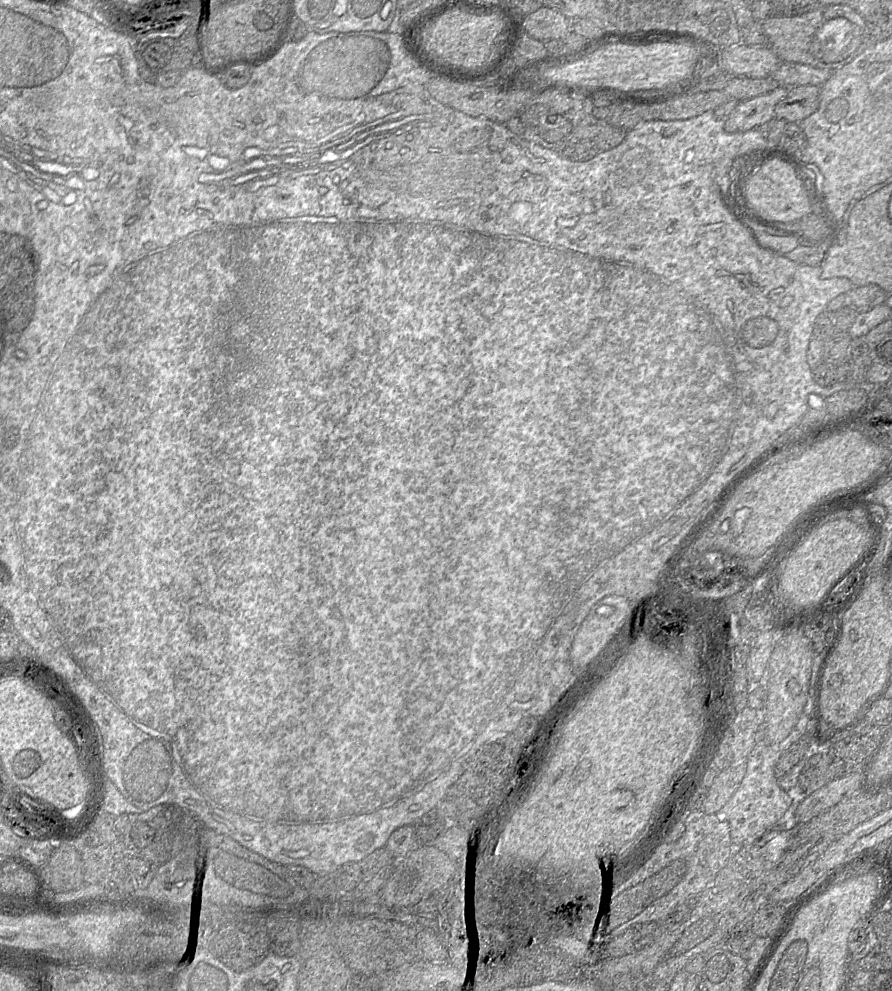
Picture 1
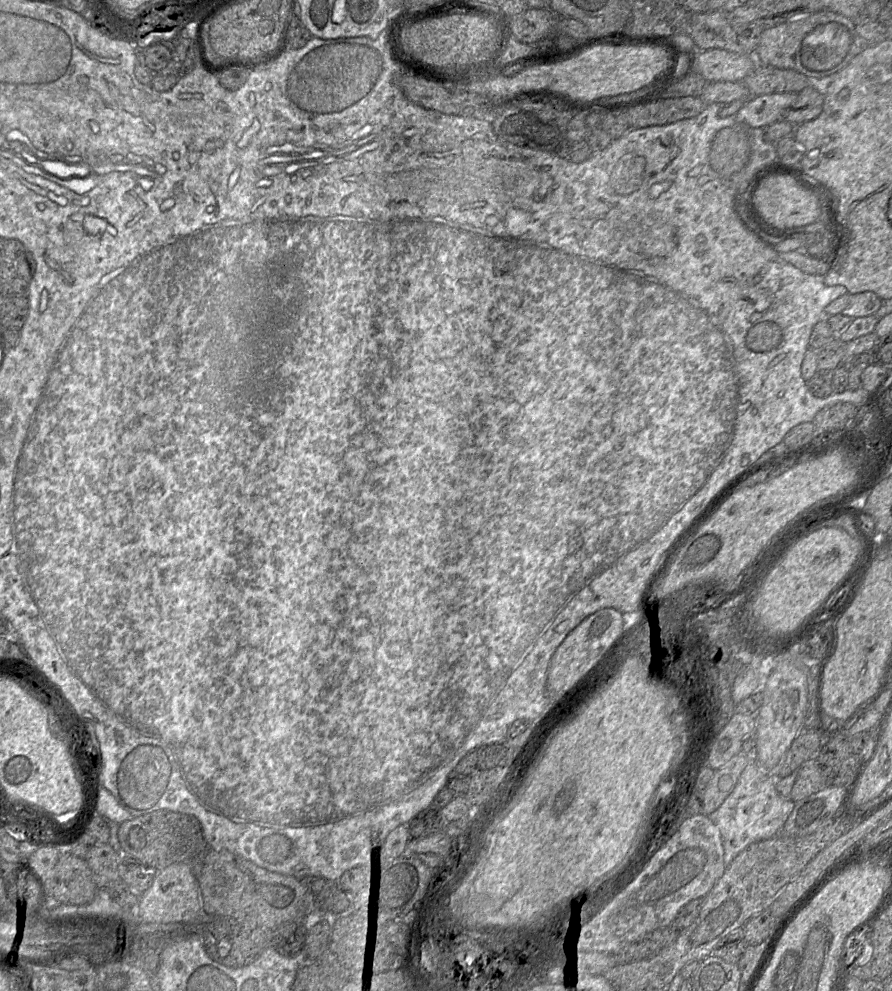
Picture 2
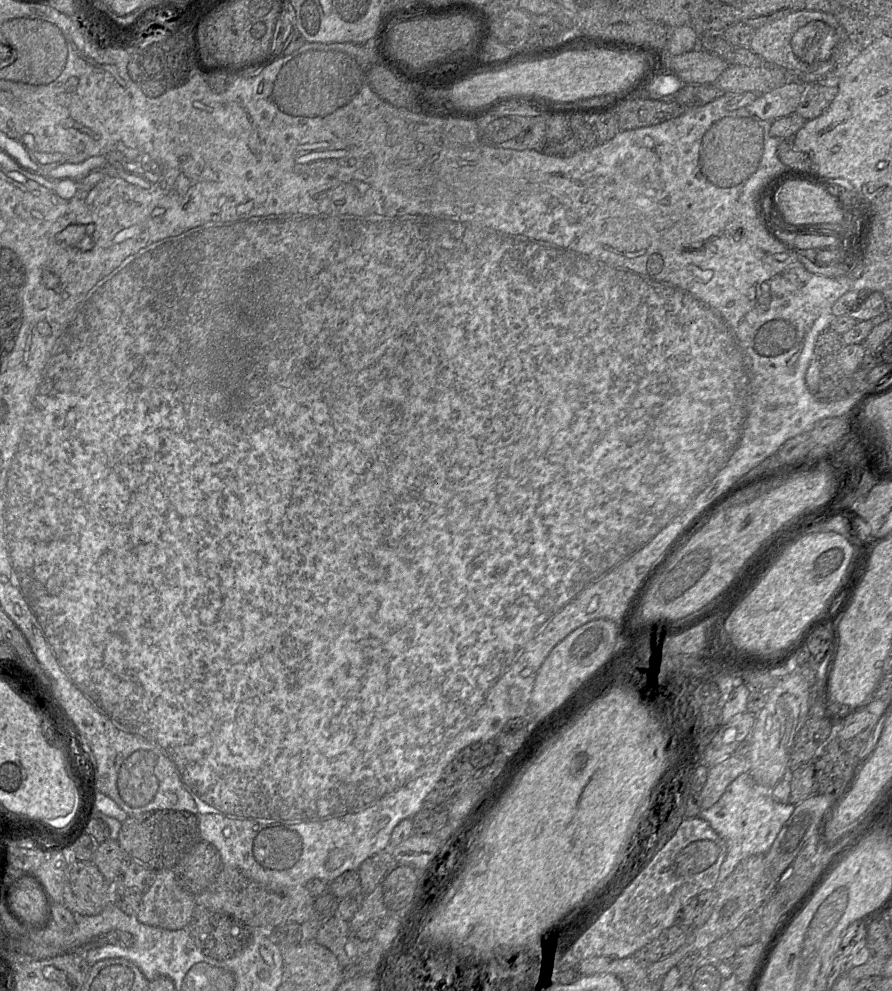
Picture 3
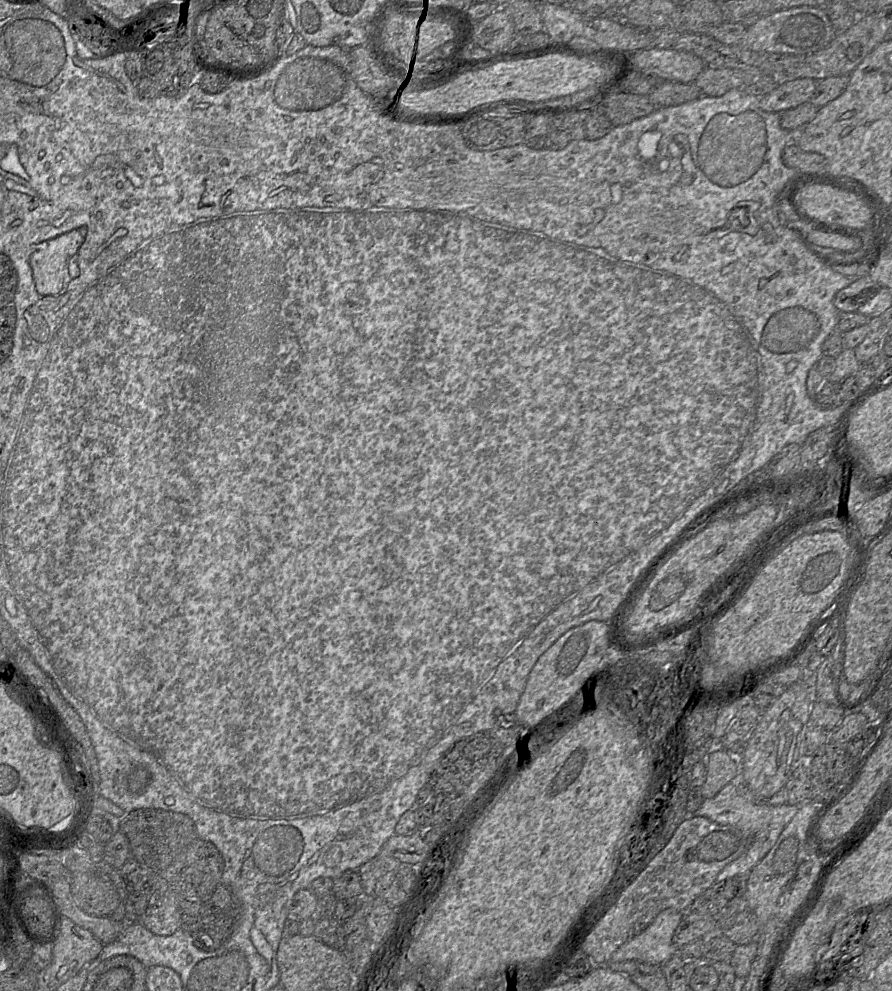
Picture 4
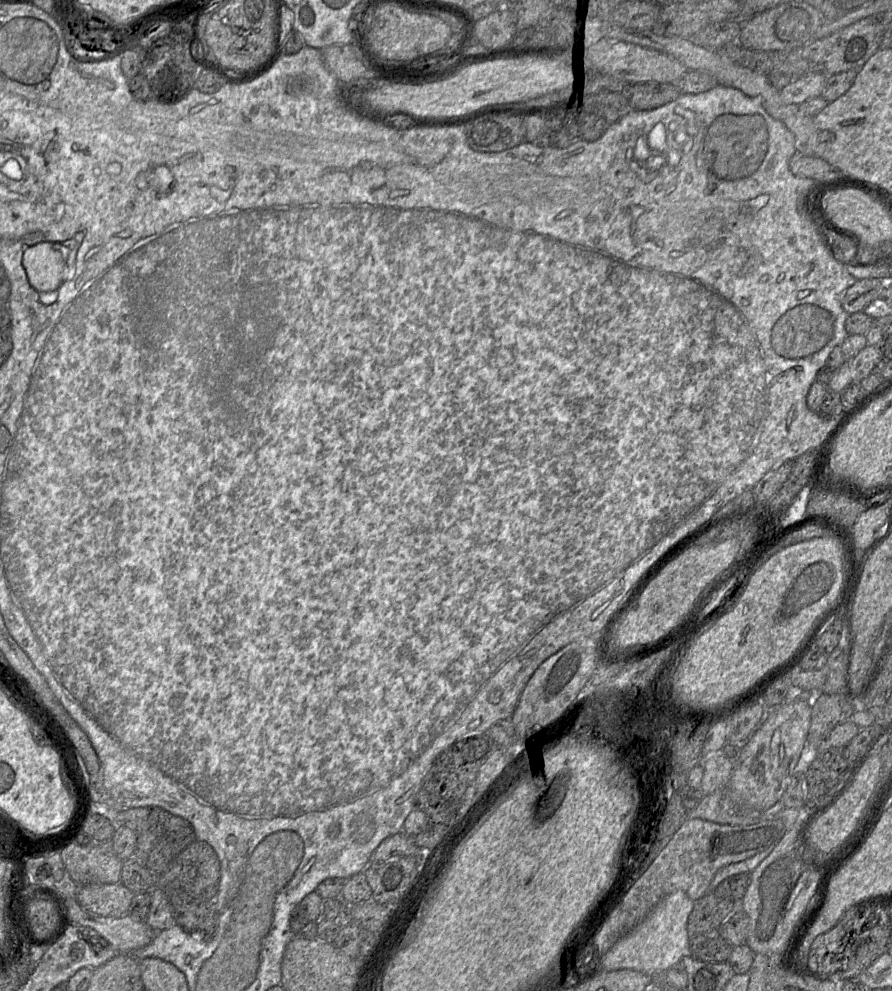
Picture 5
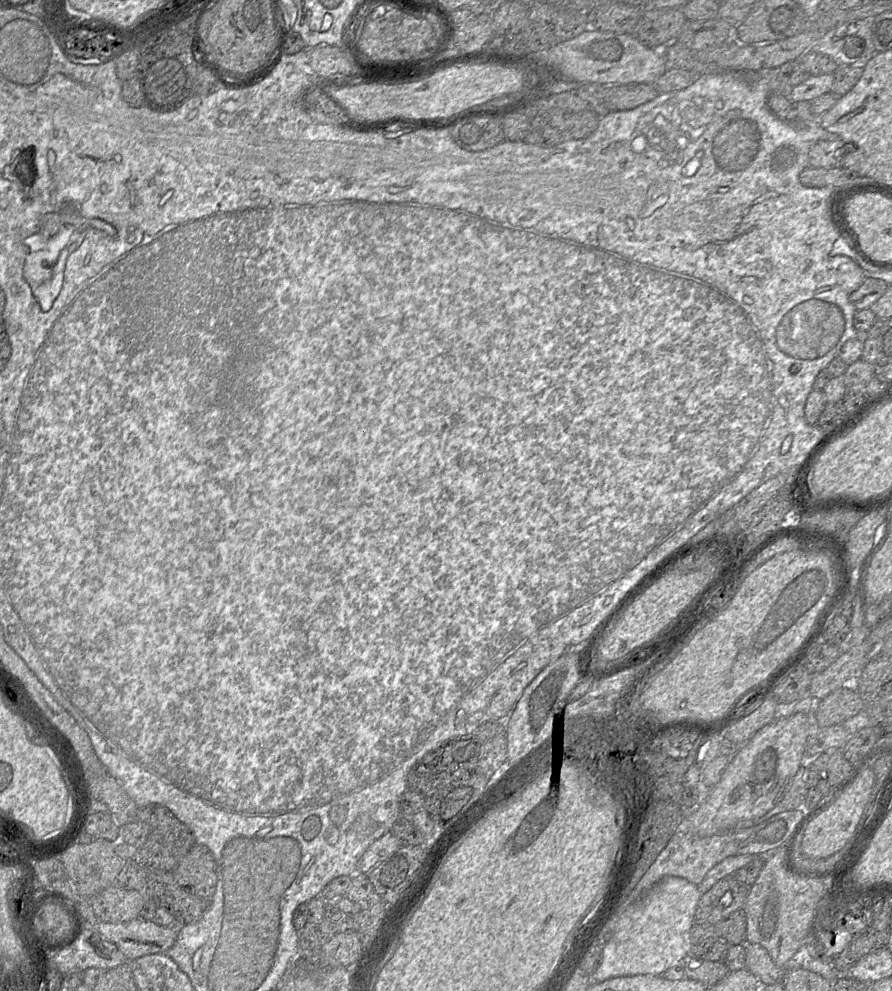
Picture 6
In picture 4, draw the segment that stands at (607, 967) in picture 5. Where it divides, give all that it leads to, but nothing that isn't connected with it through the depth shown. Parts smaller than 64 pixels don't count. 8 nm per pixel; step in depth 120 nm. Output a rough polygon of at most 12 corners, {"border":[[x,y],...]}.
{"border":[[661,911],[610,961],[663,965],[677,953],[673,934],[683,912]]}

